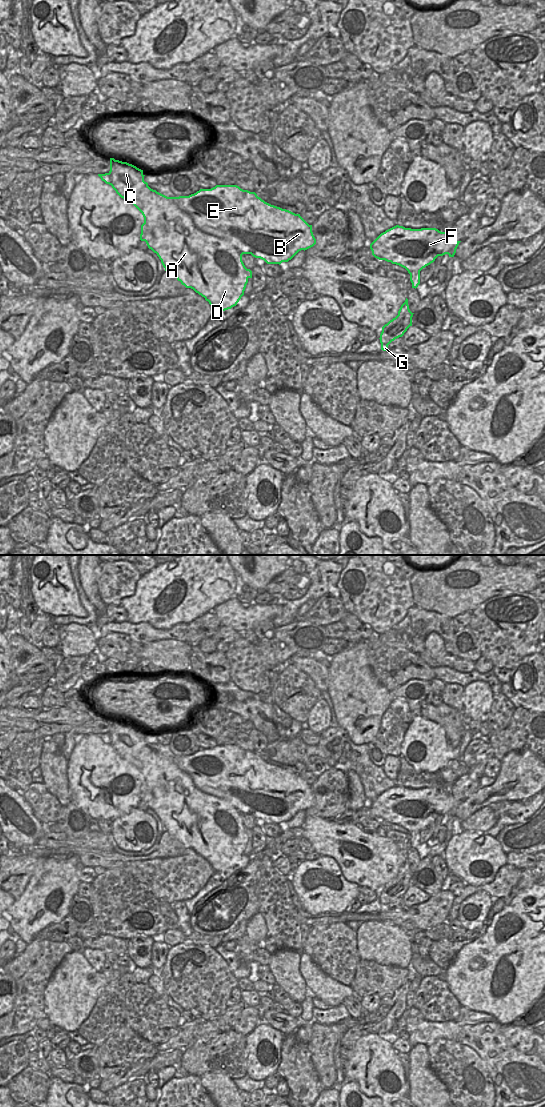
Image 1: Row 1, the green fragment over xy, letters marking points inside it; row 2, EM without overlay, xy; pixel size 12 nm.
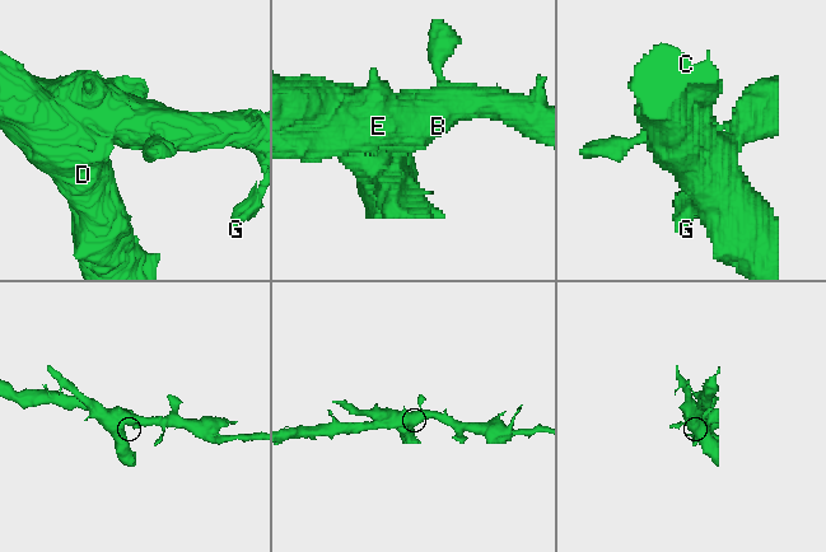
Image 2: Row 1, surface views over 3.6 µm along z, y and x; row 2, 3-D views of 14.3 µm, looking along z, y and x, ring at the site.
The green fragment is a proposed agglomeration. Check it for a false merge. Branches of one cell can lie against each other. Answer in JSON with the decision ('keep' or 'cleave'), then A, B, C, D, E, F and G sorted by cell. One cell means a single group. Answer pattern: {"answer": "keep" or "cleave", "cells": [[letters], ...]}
{"answer": "cleave", "cells": [["A", "C", "D"], ["B", "E", "F", "G"]]}

